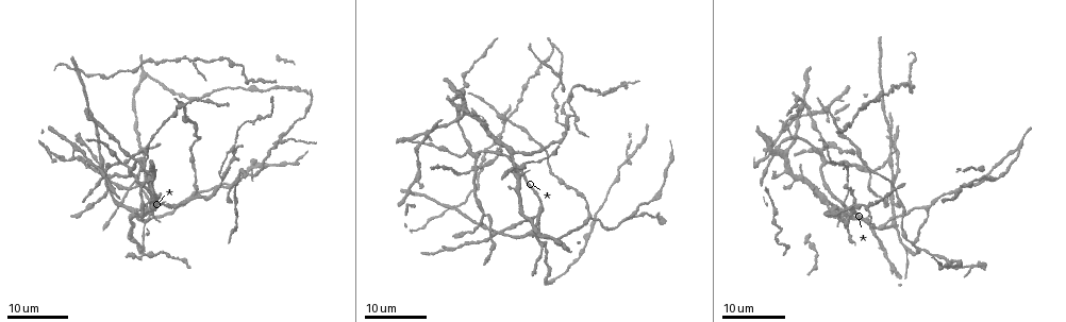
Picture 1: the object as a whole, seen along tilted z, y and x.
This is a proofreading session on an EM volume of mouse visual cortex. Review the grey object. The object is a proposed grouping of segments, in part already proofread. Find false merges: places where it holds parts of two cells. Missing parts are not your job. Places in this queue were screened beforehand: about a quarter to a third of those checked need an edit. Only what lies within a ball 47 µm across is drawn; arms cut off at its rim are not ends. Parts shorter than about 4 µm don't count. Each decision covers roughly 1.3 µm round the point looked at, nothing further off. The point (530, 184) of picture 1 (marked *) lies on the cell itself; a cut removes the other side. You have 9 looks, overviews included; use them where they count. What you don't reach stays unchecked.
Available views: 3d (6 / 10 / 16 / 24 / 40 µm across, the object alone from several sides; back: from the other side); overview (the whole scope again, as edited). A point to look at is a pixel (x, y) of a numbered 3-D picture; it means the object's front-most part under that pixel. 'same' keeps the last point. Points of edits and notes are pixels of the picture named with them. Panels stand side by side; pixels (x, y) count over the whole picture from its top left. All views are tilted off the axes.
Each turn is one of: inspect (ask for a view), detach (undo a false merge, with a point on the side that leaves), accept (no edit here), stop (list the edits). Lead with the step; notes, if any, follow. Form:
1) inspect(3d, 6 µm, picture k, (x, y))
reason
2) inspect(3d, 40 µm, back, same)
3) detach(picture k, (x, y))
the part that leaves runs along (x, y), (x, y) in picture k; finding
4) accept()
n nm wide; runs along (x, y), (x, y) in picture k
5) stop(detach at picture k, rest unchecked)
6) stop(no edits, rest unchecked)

inspect(3d, 16 µm, picture 1, (920, 248))
three-way junction

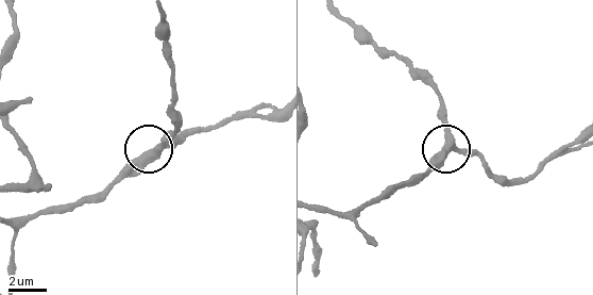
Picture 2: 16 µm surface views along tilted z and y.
inspect(3d, 6 µm, picture 2, (450, 142))

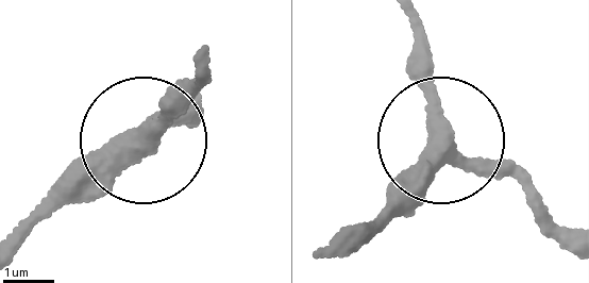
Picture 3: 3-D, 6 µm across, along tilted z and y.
accept()
310 nm wide; all the same cell

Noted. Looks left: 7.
inspect(3d, 24 µm, picture 1, (566, 129))

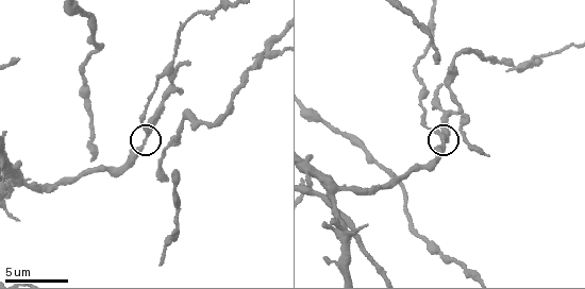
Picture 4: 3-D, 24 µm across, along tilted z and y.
inspect(3d, 6 µm, picture 4, (445, 141))

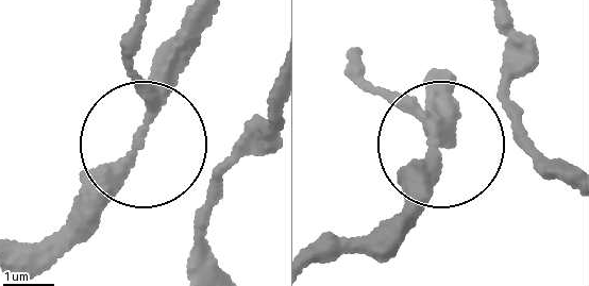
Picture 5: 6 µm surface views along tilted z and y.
accept()
continuous, no second cell

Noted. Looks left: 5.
inspect(3d, 16 µm, picture 4, (268, 46))
four-way junction

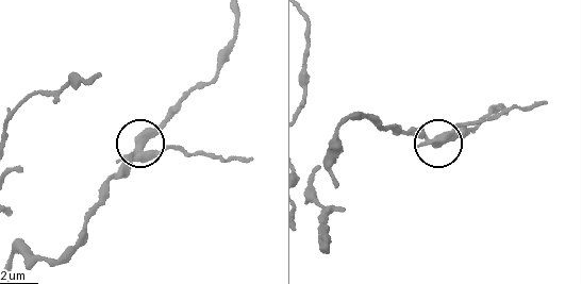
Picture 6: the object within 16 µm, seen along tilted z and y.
inspect(3d, 16 µm, back, picture 6, (142, 144))

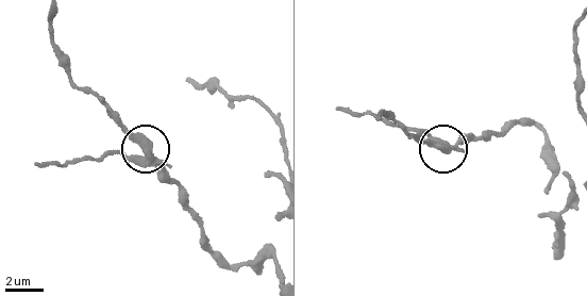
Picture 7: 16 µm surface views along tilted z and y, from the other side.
detach(picture 7, (121, 151))
side arm 6 µm; the part that leaves runs along (149, 160), (108, 151), (84, 155), (67, 164), (37, 165) in picture 7; two cells meet here

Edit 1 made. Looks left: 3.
inspect(3d, 16 µm, picture 1, (542, 243))
two arms in line, one across

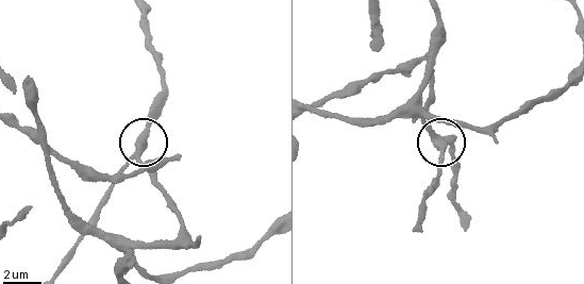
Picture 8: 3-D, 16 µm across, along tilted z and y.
inspect(3d, 10 µm, same)
zoom in

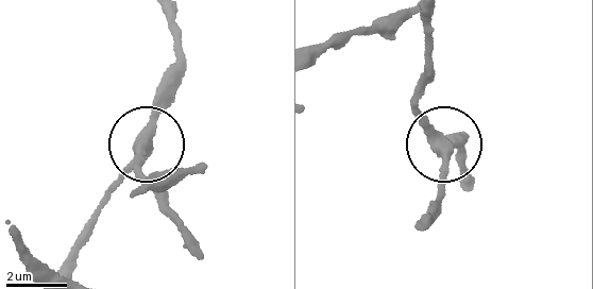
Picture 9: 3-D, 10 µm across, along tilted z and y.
accept()
3 arms; runs along (196, 253), (138, 174), (145, 149), (89, 219) in picture 9; continuous, no second cell

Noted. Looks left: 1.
inspect(3d, 10 µm, picture 4, (346, 231))
small branch off a trunk

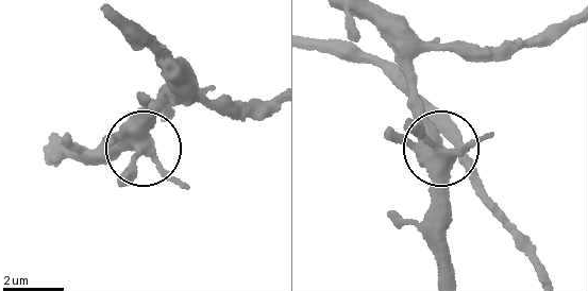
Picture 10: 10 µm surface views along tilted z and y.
accept()
runs along (374, 23), (402, 61), (439, 154), (427, 207), (400, 220) in picture 10; continuous, no second cell

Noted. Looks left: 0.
stop(detach at picture 7, rest unchecked)

